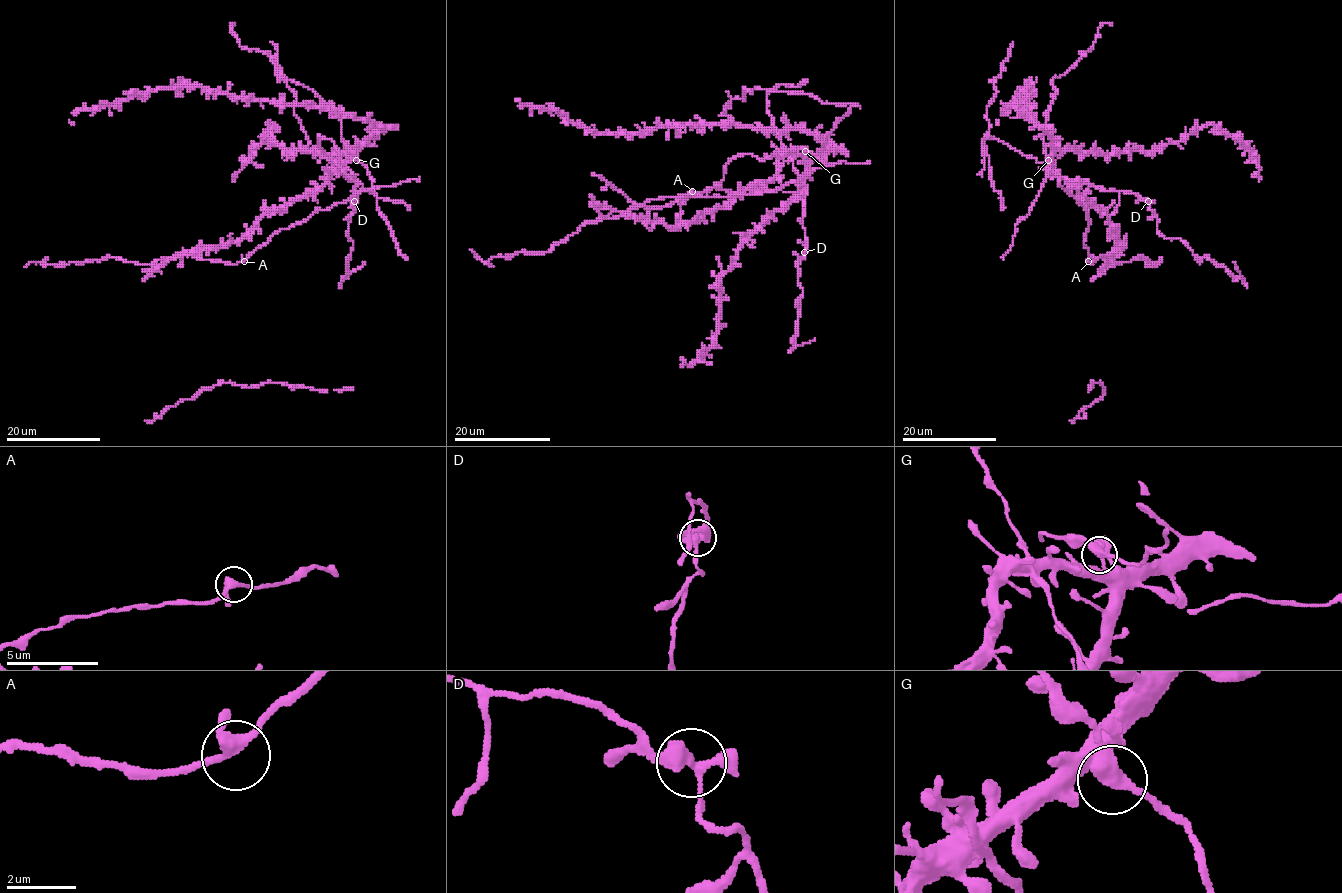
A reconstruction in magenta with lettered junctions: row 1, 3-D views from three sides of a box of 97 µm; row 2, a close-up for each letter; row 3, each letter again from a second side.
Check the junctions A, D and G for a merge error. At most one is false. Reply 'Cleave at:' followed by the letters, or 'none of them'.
Cleave at: D

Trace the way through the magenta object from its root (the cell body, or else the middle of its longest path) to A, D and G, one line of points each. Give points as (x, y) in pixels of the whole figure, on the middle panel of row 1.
A: (764, 182), (746, 188), (694, 220), (674, 227), (643, 221), (629, 211), (655, 199), (686, 196), (692, 191)
D: (764, 182), (776, 173), (777, 163), (783, 155), (791, 160), (807, 190), (802, 219), (804, 252)
G: (764, 182), (776, 173), (777, 163), (783, 155), (804, 154), (806, 151)

